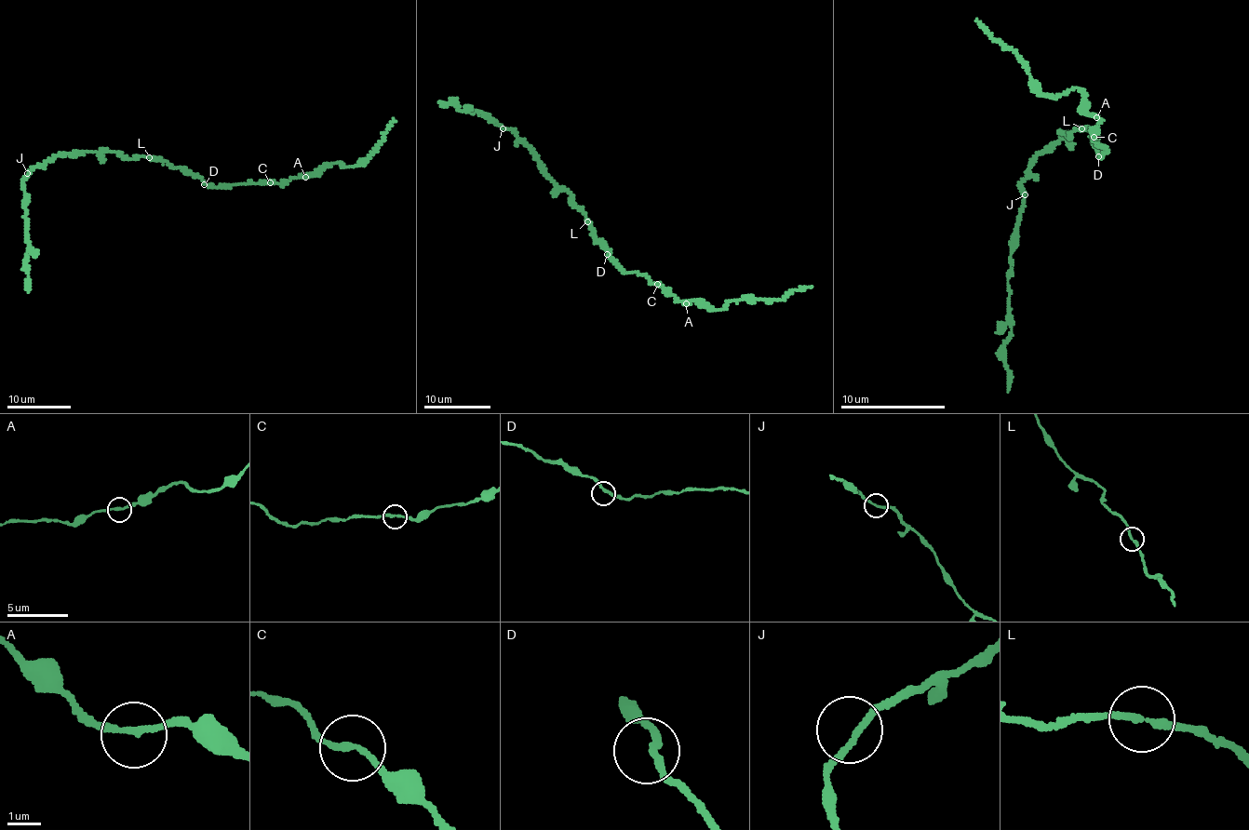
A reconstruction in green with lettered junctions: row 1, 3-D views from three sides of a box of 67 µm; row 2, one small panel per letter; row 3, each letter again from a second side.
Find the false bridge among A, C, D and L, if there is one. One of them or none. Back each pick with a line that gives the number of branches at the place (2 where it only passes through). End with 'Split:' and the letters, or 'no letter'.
Split: no letter

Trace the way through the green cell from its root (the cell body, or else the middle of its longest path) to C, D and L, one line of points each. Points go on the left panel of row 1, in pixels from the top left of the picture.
C: (167, 164), (182, 167), (215, 187), (270, 182)
D: (167, 164), (174, 168), (190, 171), (204, 184)
L: (167, 164), (150, 157)

